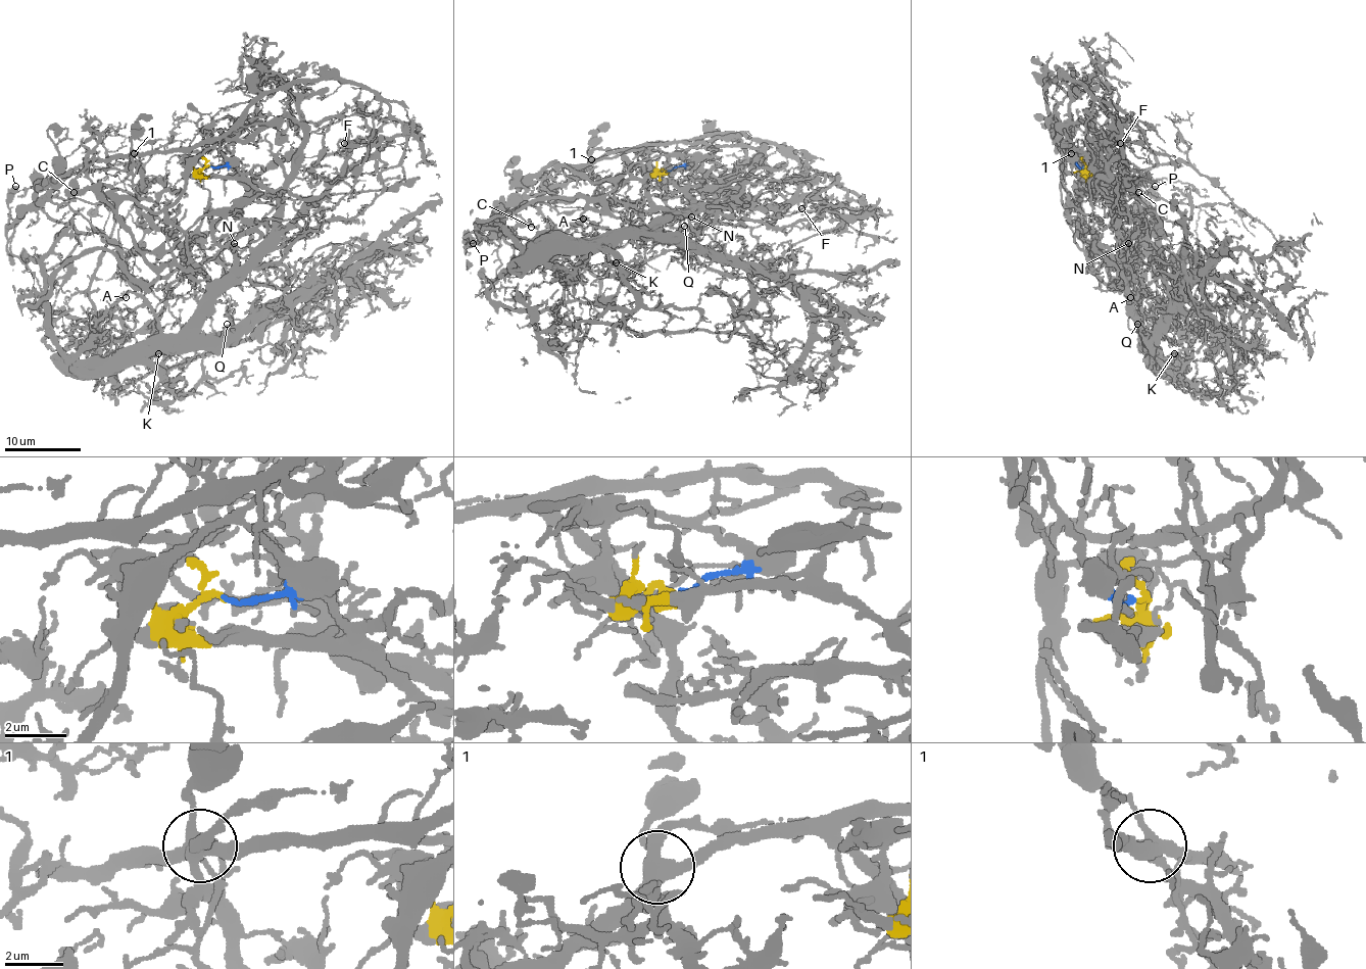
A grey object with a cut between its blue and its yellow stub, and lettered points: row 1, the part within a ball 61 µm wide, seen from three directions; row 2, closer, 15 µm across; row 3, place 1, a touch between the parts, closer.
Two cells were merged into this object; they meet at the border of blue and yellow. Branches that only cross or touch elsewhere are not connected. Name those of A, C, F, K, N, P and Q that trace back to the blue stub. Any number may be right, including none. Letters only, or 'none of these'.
C, P

